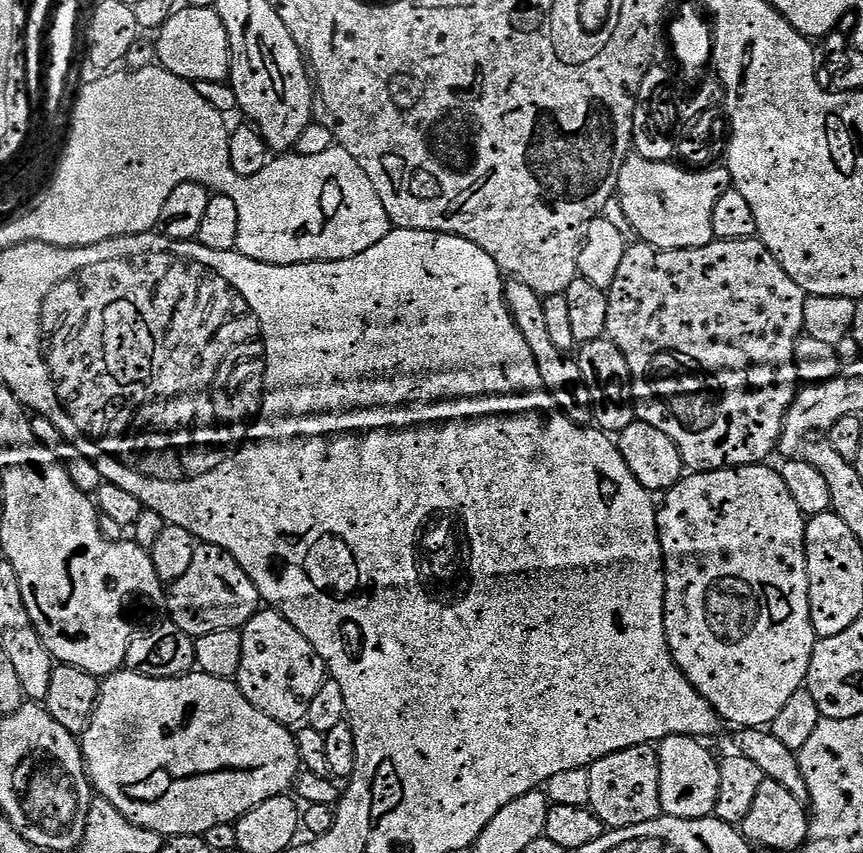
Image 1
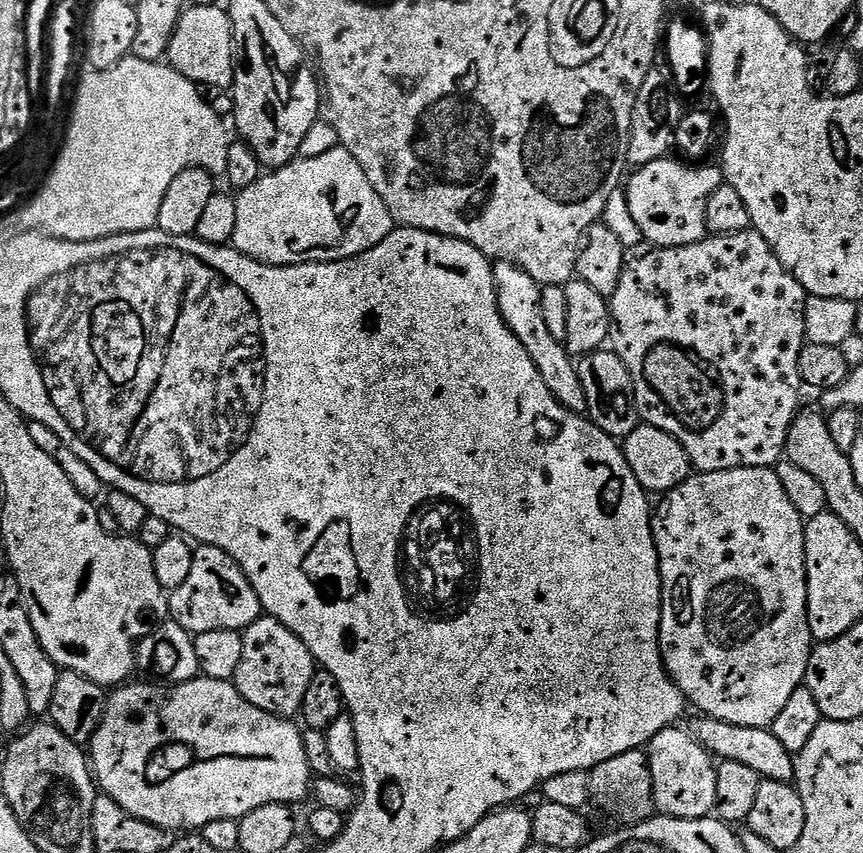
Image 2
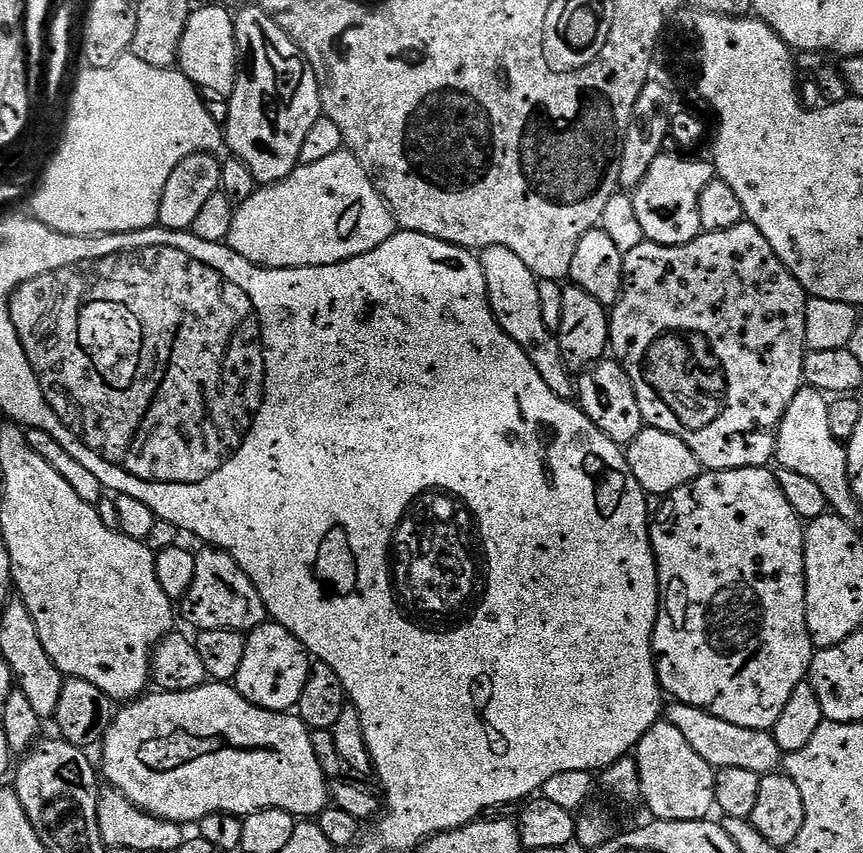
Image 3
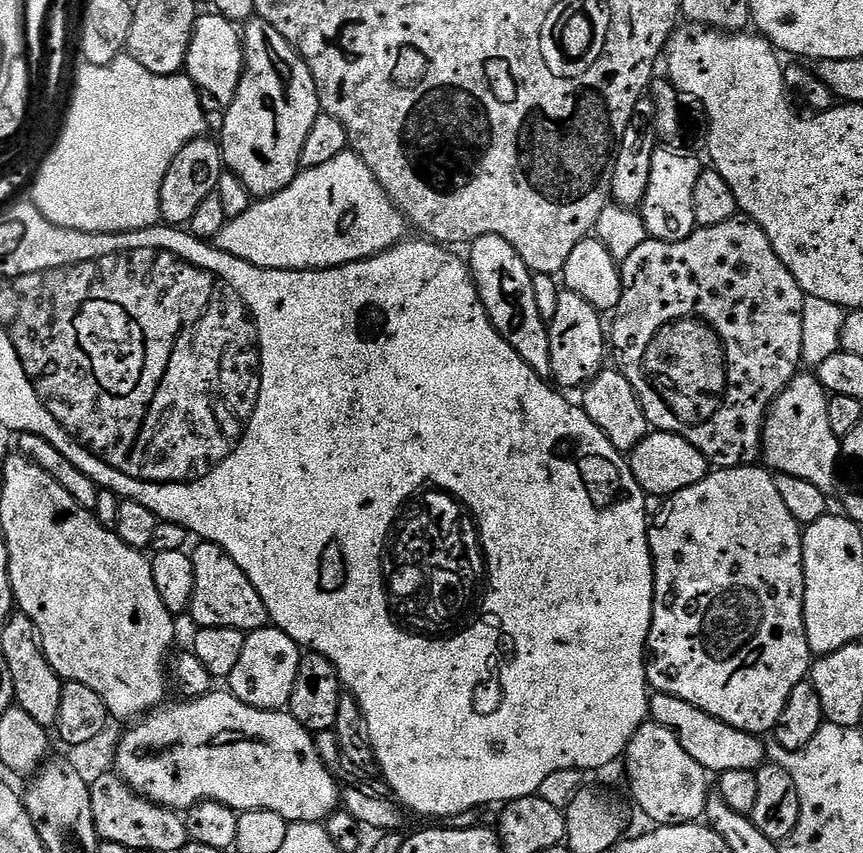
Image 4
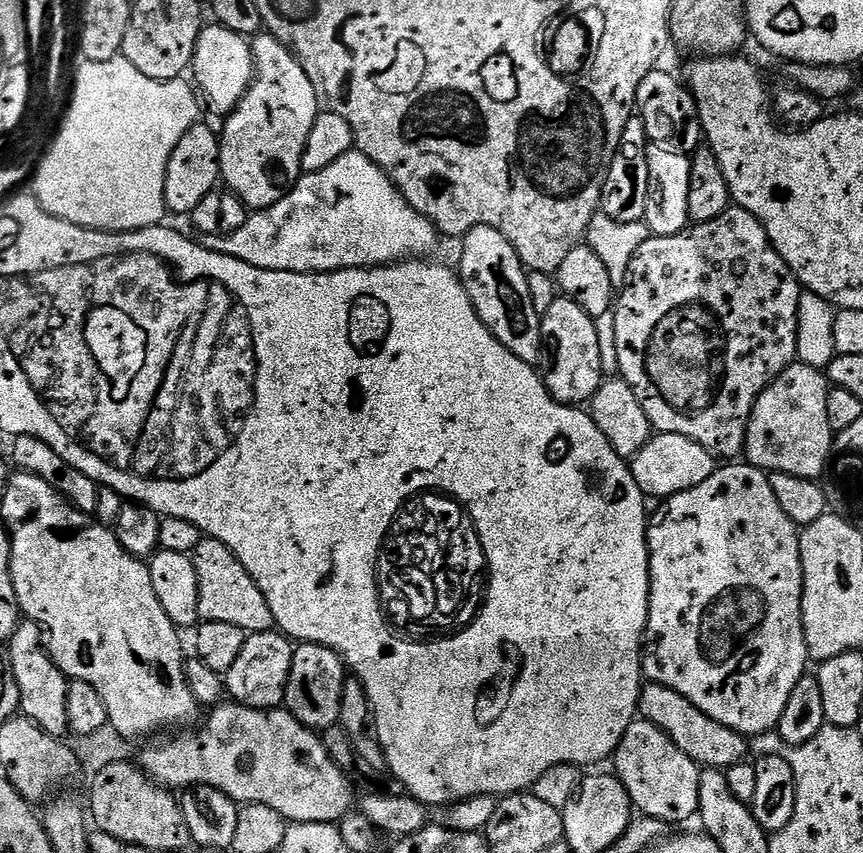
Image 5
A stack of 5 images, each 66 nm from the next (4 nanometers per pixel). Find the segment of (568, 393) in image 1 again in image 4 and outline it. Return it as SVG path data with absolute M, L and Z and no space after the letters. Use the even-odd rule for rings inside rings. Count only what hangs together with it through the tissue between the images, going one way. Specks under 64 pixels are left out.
M486 234L473 240L470 251L472 253L467 253L466 259L490 322L498 330L498 334L502 334L505 342L536 373L545 378L551 377L548 325L538 314L538 302L534 302L534 274L528 269L526 262L522 262L518 250L514 250L514 246L510 246L510 242L506 242L506 238L501 236Z

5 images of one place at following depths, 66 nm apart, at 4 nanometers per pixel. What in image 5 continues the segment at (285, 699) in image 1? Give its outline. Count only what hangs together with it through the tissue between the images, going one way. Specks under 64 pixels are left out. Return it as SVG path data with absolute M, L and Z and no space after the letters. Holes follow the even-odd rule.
M279 630L251 633L242 646L242 654L238 654L234 666L224 676L227 695L247 708L279 709L284 704L293 651L293 641Z

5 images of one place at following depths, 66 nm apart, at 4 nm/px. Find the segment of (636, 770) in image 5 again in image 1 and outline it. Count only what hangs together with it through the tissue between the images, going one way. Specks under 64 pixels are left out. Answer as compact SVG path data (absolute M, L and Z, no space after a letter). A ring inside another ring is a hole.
M671 736L659 741L661 770L661 810L665 816L683 820L701 820L713 815L718 802L720 760L712 757L707 743L695 736Z

